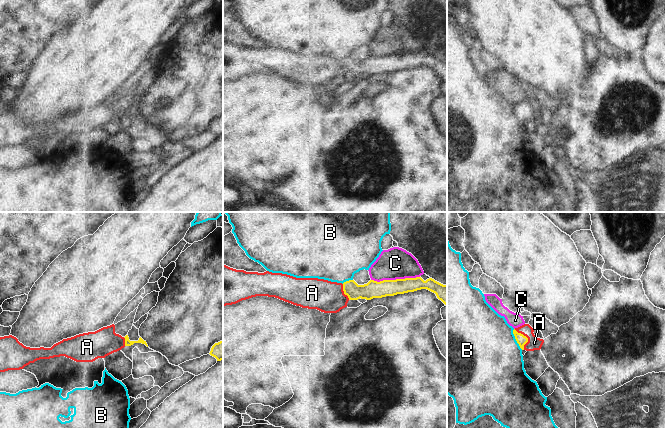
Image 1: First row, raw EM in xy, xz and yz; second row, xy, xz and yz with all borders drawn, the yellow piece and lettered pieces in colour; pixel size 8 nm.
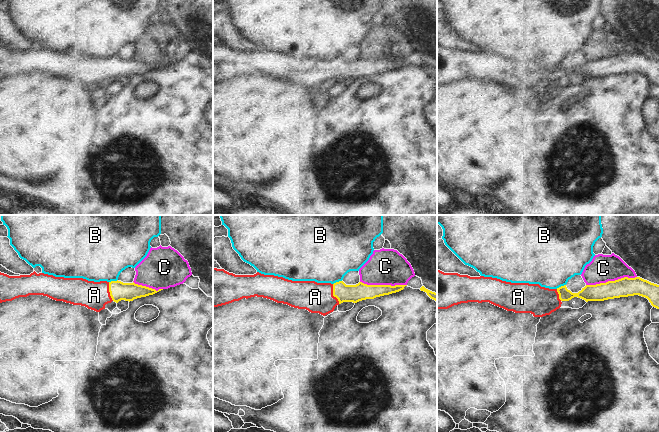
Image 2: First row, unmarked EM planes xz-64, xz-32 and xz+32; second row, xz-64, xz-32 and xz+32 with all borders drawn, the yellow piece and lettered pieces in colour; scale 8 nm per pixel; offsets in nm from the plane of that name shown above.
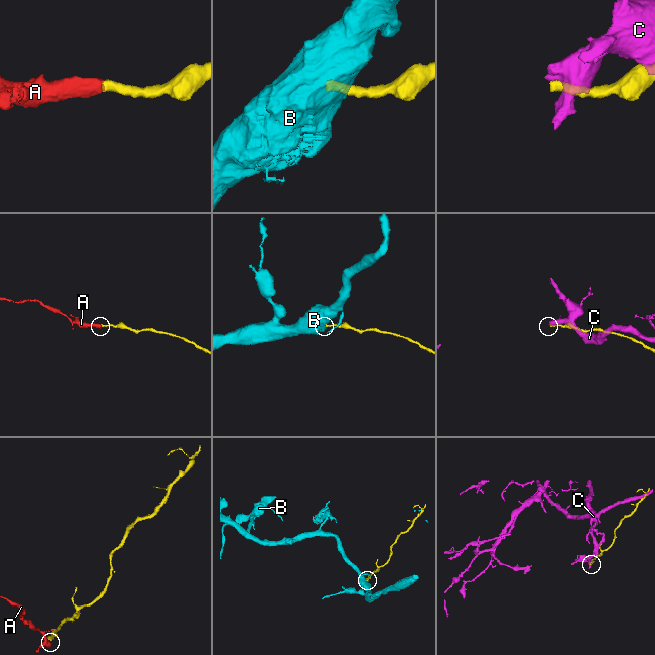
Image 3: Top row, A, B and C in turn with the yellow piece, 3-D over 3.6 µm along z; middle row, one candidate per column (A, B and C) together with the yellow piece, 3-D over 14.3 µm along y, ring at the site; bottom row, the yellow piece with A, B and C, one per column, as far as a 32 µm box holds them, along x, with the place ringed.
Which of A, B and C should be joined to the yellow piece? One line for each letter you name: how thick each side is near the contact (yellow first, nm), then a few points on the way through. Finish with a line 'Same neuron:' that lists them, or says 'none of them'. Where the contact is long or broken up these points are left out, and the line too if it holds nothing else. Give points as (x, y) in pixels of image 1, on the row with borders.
A: Thickness 80 nm (yellow) against 110 nm. Path across: yz (520, 338), (526, 337), (534, 343)
Same neuron: A

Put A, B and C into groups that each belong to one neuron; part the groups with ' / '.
A / B / C

